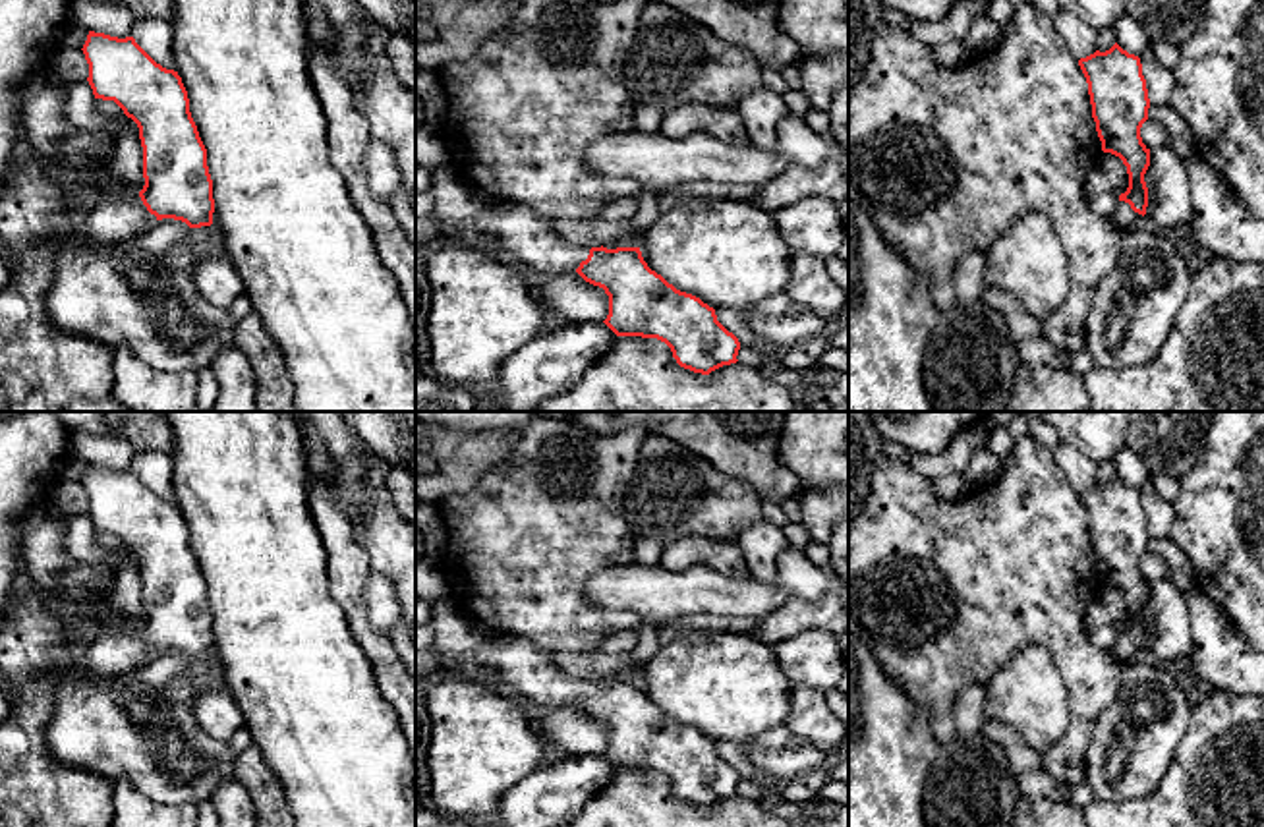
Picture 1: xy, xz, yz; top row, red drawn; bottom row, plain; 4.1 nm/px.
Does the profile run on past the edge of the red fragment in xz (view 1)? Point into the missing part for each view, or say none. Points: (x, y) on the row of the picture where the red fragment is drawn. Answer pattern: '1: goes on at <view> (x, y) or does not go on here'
1: goes on at xz (530, 242)

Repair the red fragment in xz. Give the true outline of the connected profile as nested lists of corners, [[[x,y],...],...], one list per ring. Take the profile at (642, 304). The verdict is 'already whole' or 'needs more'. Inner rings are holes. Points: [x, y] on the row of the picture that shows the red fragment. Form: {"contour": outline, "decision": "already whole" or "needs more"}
{"contour": [[[445,164],[431,172],[433,211],[441,224],[452,230],[472,230],[503,240],[503,257],[530,276],[557,276],[578,272],[586,282],[599,286],[609,296],[609,315],[603,321],[617,336],[642,336],[665,342],[676,363],[694,373],[711,371],[736,363],[738,338],[729,332],[715,315],[715,309],[700,298],[676,290],[661,274],[651,271],[640,247],[586,247],[564,242],[551,218],[539,216],[533,209],[487,197],[470,185],[460,174]]], "decision": "needs more"}

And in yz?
{"contour": [[[1117,43],[1106,50],[1080,58],[1078,66],[1088,83],[1092,118],[1102,141],[1102,151],[1123,160],[1129,187],[1119,195],[1111,226],[1125,234],[1148,224],[1148,187],[1144,174],[1150,166],[1150,149],[1142,143],[1140,128],[1148,120],[1148,89],[1140,58]]], "decision": "needs more"}

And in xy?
{"contour": [[[89,31],[81,50],[95,99],[114,100],[139,128],[145,185],[131,197],[83,201],[77,226],[60,247],[120,245],[162,218],[189,228],[211,226],[215,199],[207,149],[178,71],[157,64],[133,37]]], "decision": "needs more"}

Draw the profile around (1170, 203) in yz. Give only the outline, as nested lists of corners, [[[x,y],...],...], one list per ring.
[[[1165,145],[1150,151],[1144,174],[1148,207],[1144,218],[1152,228],[1185,228],[1192,220],[1191,172],[1187,162]]]

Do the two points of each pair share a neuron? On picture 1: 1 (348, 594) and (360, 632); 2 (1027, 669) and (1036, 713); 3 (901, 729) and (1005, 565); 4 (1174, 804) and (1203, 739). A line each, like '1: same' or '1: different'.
1: same
2: same
3: different
4: same

